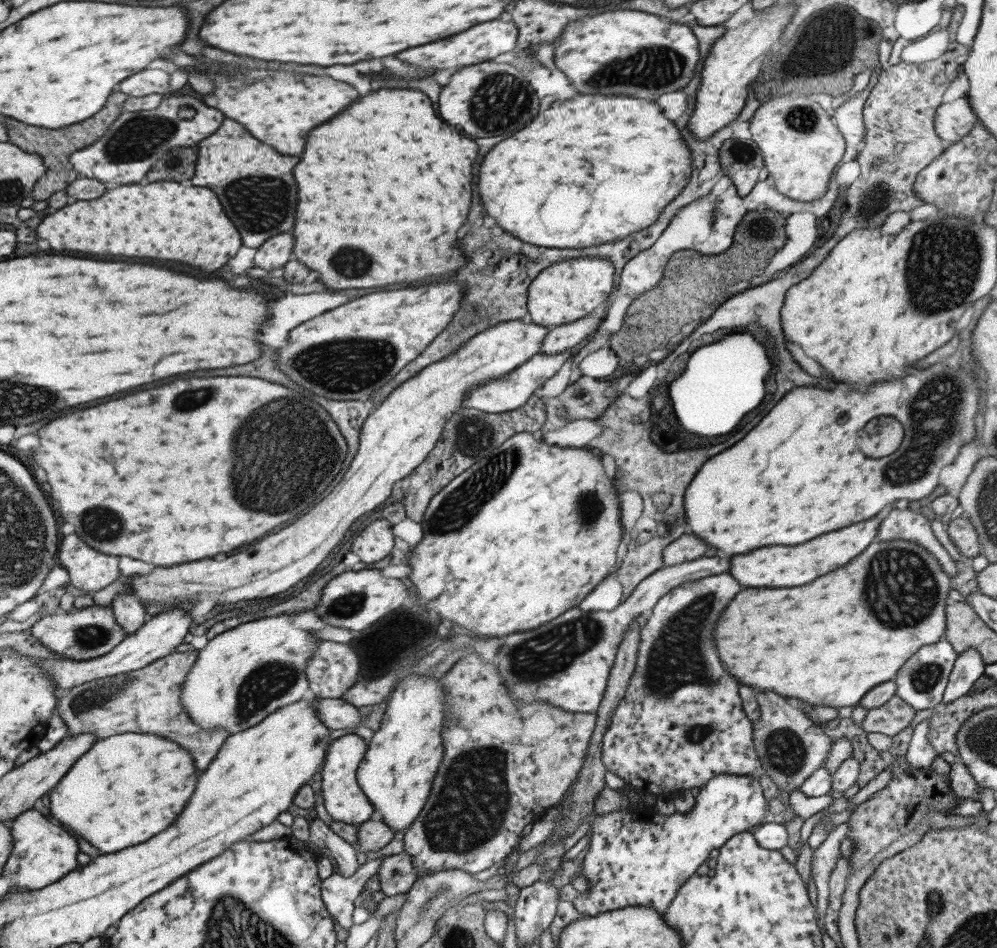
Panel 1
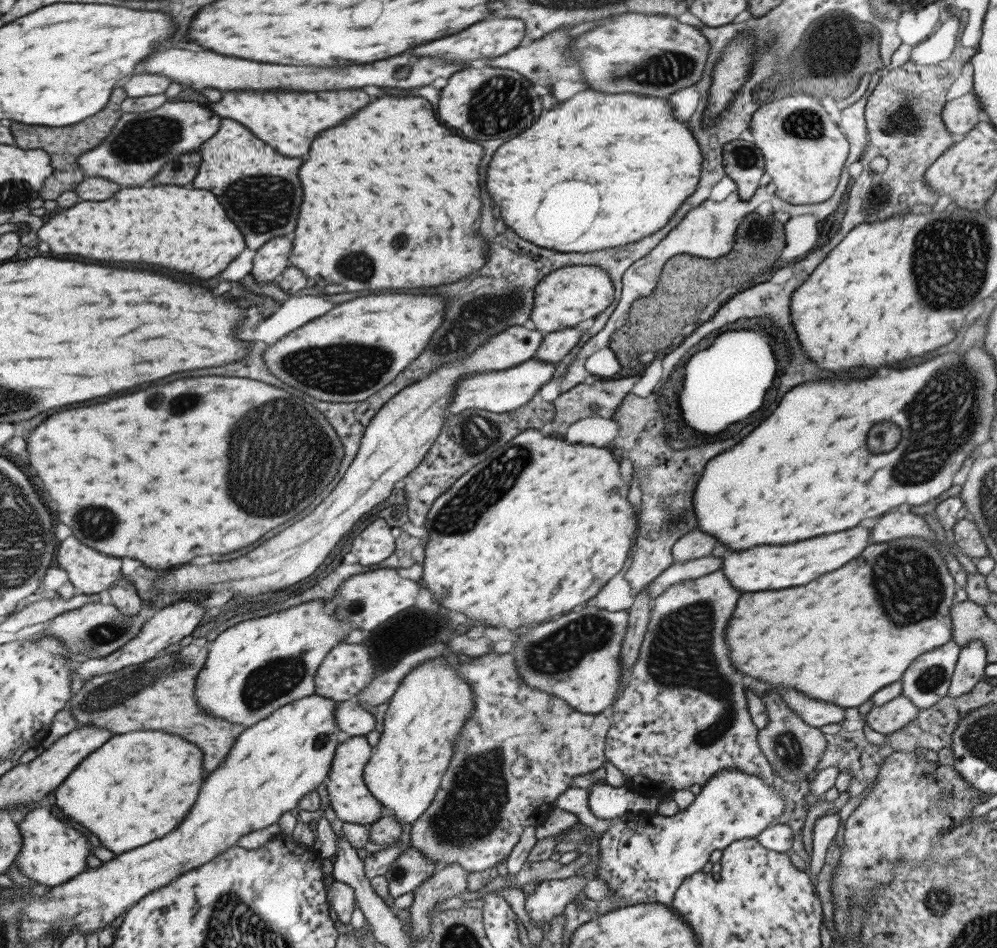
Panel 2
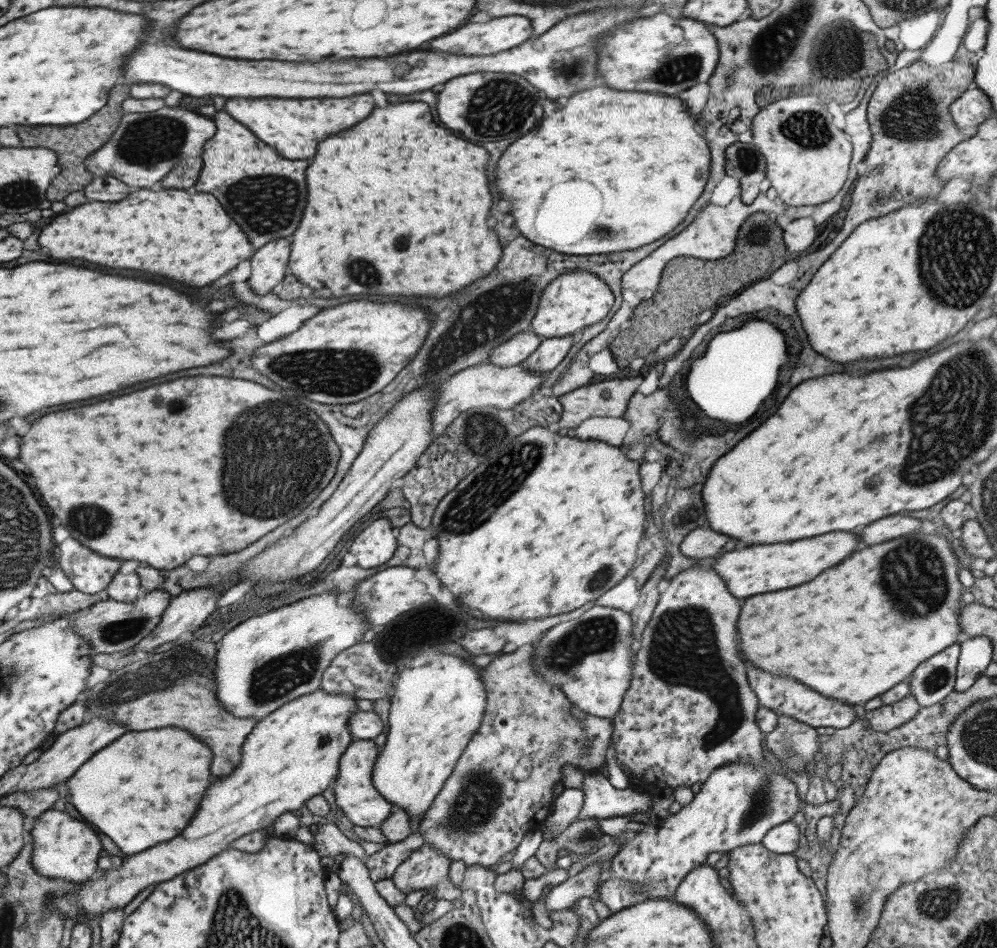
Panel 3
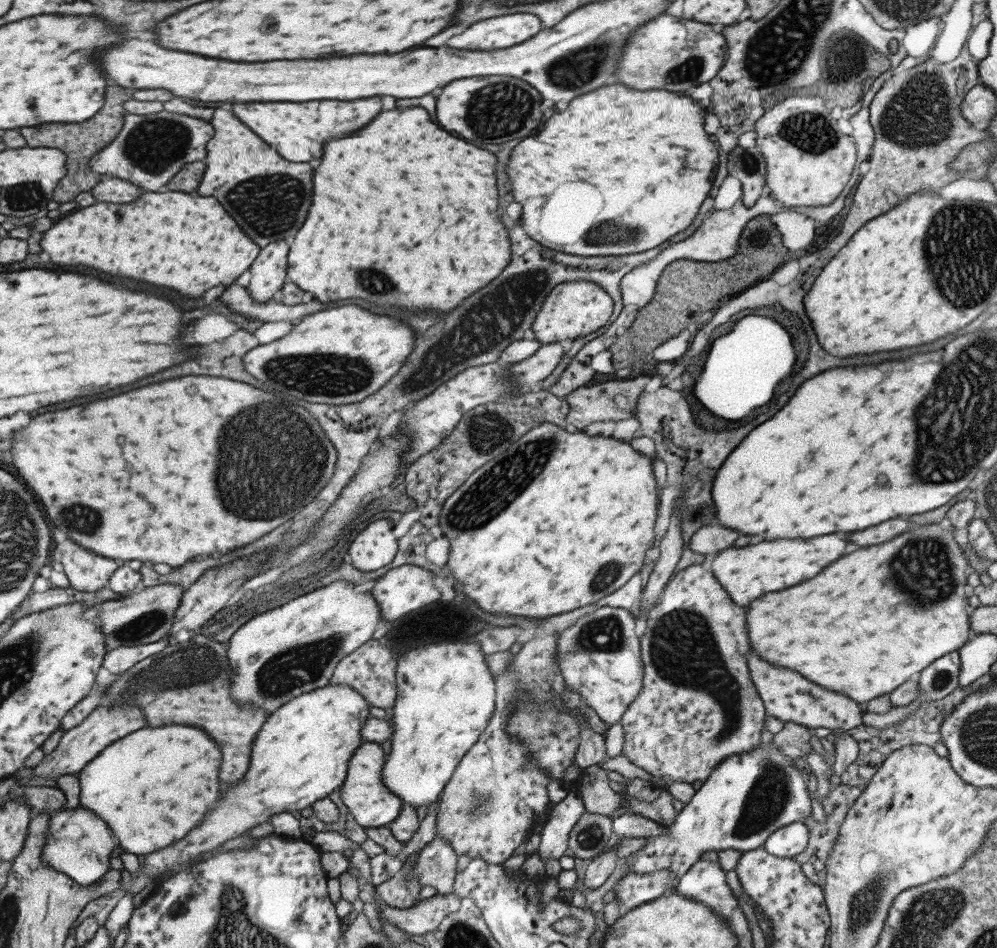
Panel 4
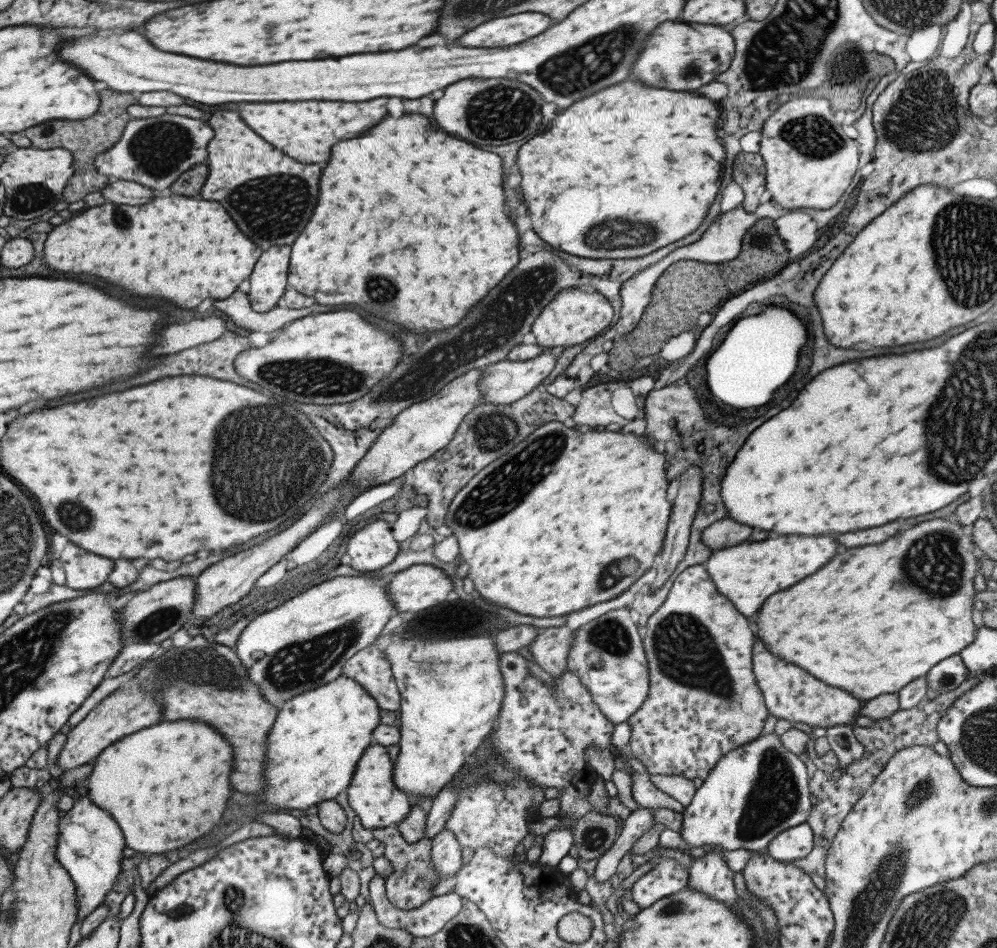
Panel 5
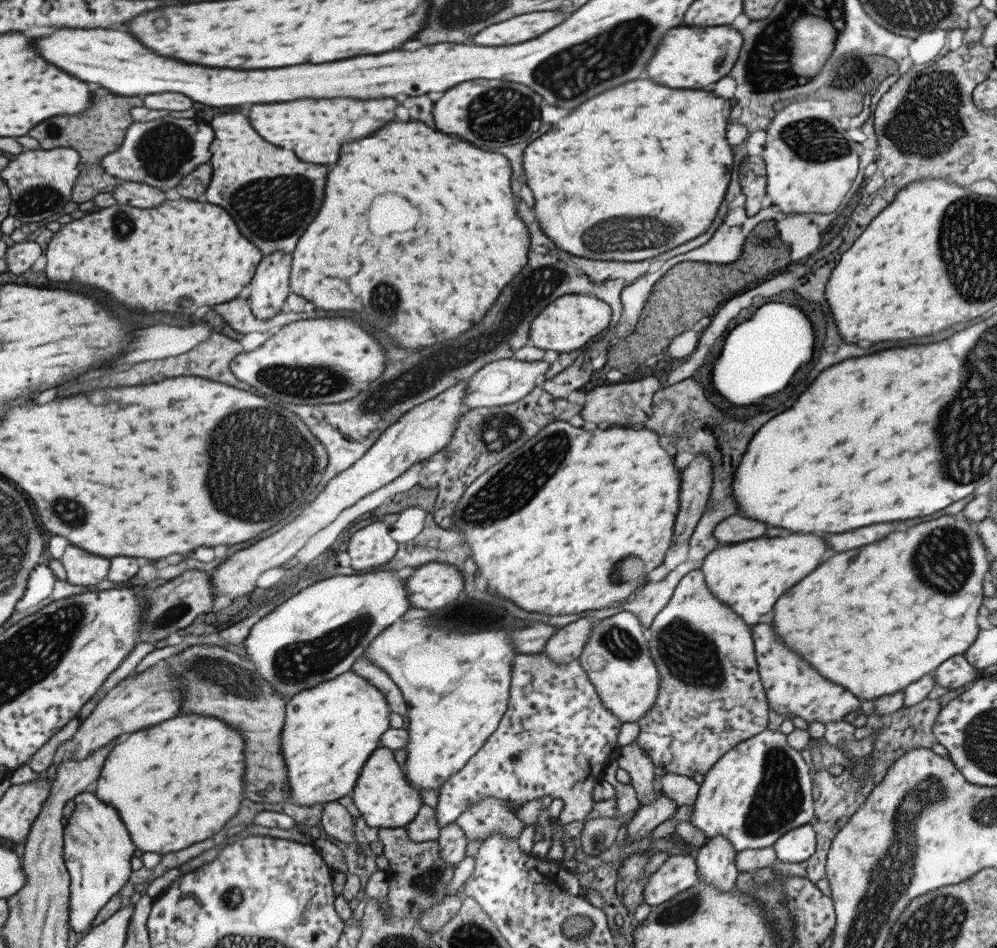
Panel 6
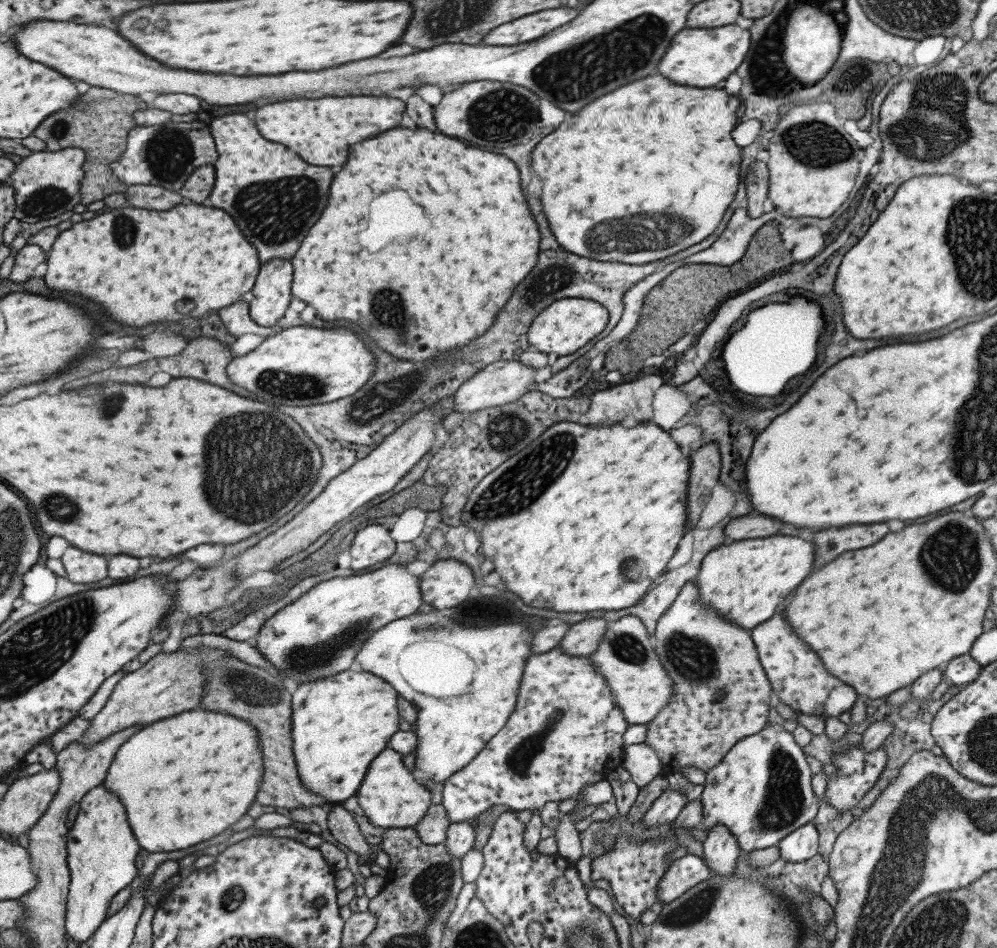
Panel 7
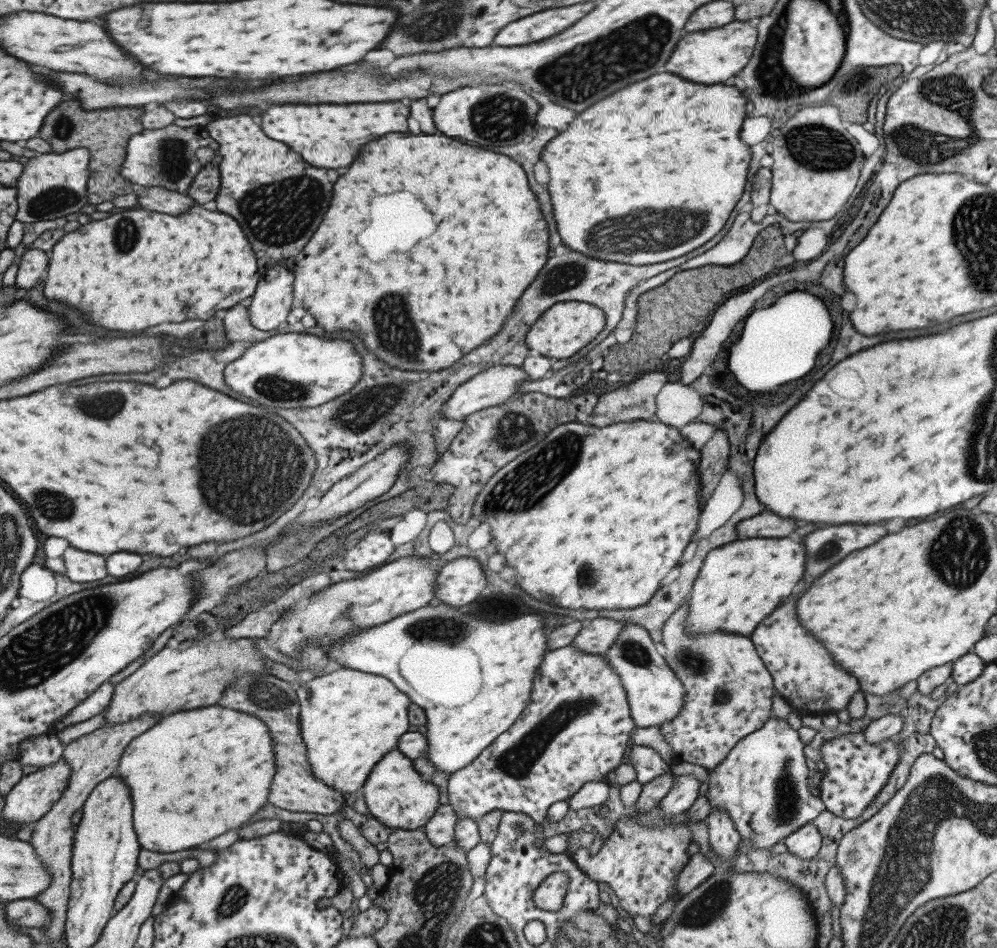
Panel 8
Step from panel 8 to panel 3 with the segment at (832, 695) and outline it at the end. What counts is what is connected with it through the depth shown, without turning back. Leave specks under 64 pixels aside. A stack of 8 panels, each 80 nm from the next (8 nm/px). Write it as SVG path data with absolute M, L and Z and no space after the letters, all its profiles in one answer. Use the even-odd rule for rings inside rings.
M747 664L747 682L751 686L751 691L755 694L759 705L773 711L776 715L782 714L797 720L816 729L827 727L833 729L843 729L853 724L855 719L859 722L860 714L856 714L855 707L847 703L841 703L835 699L823 698L817 692L809 692L807 686L791 680L791 678L773 678L771 674L765 674L761 670L755 670L753 666Z

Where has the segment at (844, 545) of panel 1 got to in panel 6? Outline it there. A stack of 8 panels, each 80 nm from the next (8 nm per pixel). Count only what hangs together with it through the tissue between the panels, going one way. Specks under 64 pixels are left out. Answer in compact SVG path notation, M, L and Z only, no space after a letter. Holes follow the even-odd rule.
M789 534L777 538L757 538L749 542L739 542L733 546L713 549L703 559L699 570L703 573L707 588L723 604L731 606L747 624L755 624L763 614L767 614L775 598L815 570L825 554L827 544L823 538L811 534Z

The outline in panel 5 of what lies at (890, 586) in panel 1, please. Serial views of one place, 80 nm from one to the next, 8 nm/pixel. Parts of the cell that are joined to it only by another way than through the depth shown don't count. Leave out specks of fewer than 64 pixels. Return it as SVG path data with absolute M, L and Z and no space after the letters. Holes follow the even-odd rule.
M947 517L934 518L933 520L927 520L927 522L921 522L921 524L909 528L905 532L899 532L899 534L887 538L881 544L845 550L845 552L833 556L831 562L827 562L815 574L811 574L811 576L803 578L801 582L797 582L795 586L789 586L787 590L767 598L767 602L763 602L763 606L759 608L759 614L755 614L757 636L763 640L767 650L771 650L771 654L775 654L777 658L807 670L813 678L825 682L827 686L837 686L841 690L847 690L849 695L863 703L881 694L896 694L911 680L925 676L937 662L958 654L961 649L965 648L973 640L977 628L971 621L971 605L975 601L974 594L976 592L972 580L977 574L979 559L977 559L978 551L971 542L969 530L971 530L971 525L961 526L955 520L948 521ZM917 576L925 580L925 590L917 590ZM835 596L837 596L837 620L851 620L851 622L835 622ZM925 596L931 600L931 606L925 606Z

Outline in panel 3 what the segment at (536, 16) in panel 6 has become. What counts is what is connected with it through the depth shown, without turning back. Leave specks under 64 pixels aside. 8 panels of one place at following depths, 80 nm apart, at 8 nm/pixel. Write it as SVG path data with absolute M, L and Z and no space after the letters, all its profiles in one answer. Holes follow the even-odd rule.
M519 15L505 16L505 18L493 18L485 24L465 24L463 28L439 36L431 40L427 46L421 46L425 50L439 50L439 52L449 52L449 54L467 54L467 56L485 56L497 54L503 50L509 50L514 46L519 46L523 41L531 36L531 23L528 18Z

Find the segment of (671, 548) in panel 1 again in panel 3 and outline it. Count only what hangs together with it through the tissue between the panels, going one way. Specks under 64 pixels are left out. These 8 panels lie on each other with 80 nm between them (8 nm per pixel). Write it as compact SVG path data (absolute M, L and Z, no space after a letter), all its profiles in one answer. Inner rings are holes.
M707 526L691 529L681 540L678 546L679 552L687 558L703 559L715 557L717 550L727 542L729 538L717 532L711 532Z

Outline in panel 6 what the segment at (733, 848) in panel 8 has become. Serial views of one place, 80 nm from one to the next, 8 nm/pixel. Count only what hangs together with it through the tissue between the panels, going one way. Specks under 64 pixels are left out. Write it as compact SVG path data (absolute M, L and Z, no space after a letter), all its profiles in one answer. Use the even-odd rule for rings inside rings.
M722 836L707 840L705 845L698 848L694 858L698 880L712 884L721 892L732 890L738 877L734 852L729 841Z

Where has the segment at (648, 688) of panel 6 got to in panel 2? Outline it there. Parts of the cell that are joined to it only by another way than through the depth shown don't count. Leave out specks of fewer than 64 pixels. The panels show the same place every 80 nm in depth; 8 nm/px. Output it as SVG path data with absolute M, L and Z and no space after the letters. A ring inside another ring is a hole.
M580 606L521 633L508 655L529 689L537 689L583 714L608 713L619 690L620 646L628 623L628 609L601 610Z

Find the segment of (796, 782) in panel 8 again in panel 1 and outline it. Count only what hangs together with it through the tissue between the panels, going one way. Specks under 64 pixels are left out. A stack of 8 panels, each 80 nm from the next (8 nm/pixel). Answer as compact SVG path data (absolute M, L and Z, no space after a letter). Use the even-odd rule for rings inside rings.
M718 774L699 789L687 814L660 815L653 809L645 812L639 808L593 814L580 870L588 889L571 901L573 908L589 917L631 906L650 906L664 913L677 889L695 874L709 851L737 833L753 832L768 812L768 803L757 778Z

